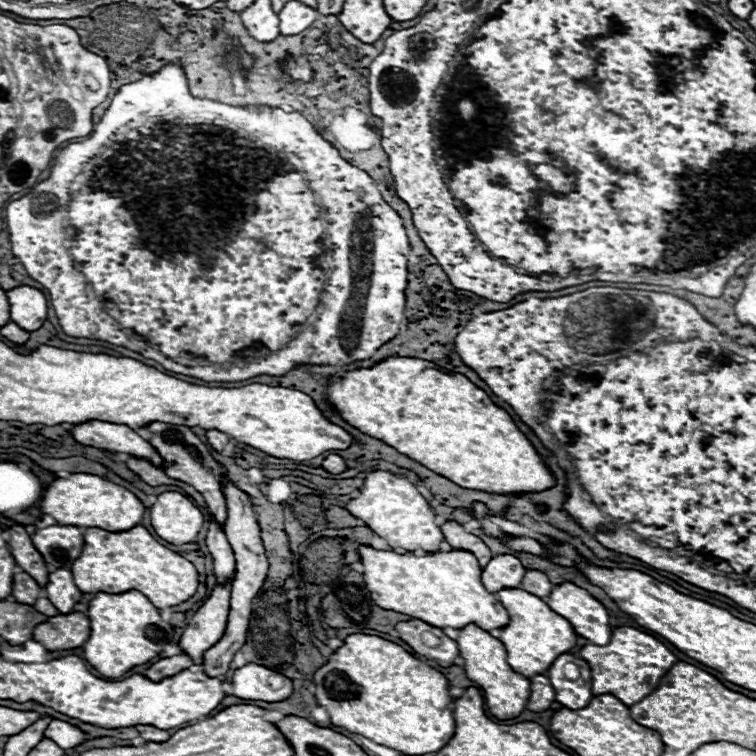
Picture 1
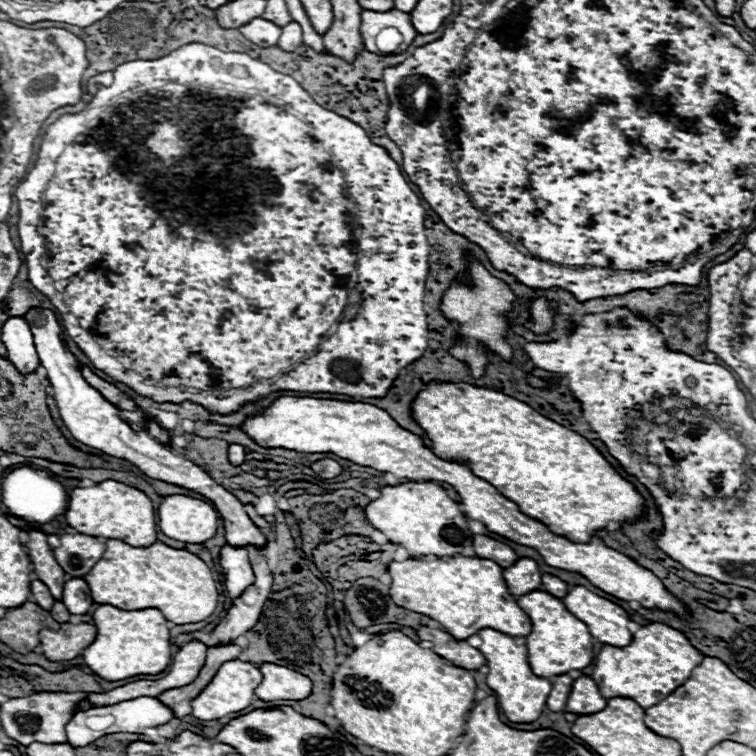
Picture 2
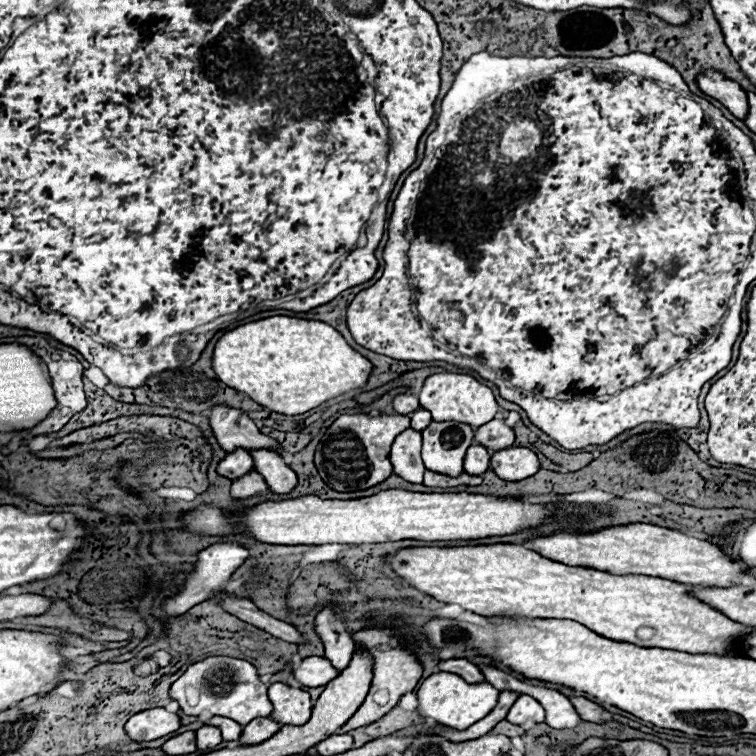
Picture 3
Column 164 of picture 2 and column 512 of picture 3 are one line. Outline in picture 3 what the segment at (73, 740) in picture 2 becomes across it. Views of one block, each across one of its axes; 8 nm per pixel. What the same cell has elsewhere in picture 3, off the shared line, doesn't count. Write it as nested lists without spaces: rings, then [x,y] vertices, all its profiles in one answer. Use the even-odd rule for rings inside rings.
[[[520,696],[516,700],[516,704],[510,708],[506,720],[512,722],[512,724],[524,724],[528,720],[534,720],[534,722],[544,722],[546,714],[544,714],[544,708],[532,698],[532,696]]]

